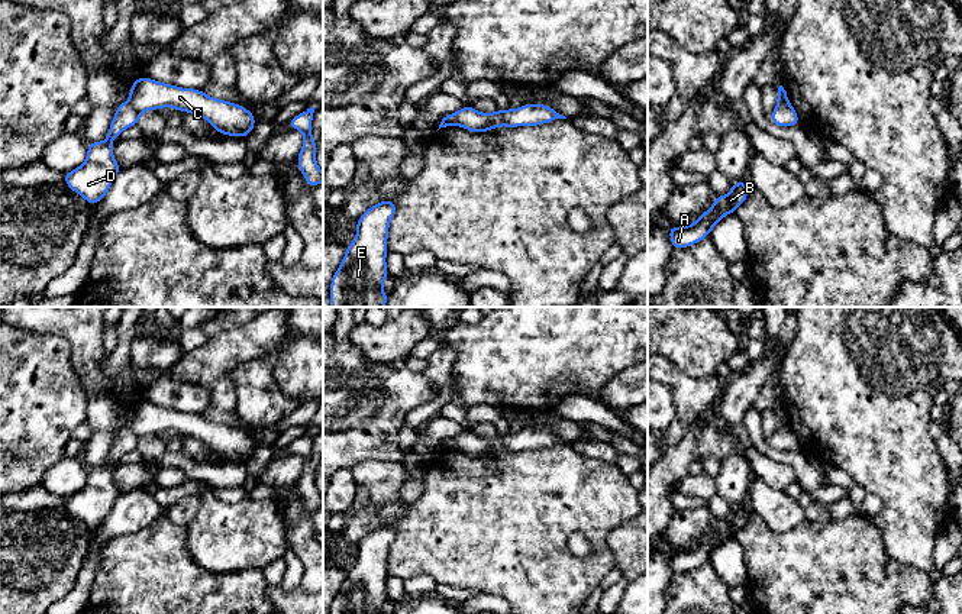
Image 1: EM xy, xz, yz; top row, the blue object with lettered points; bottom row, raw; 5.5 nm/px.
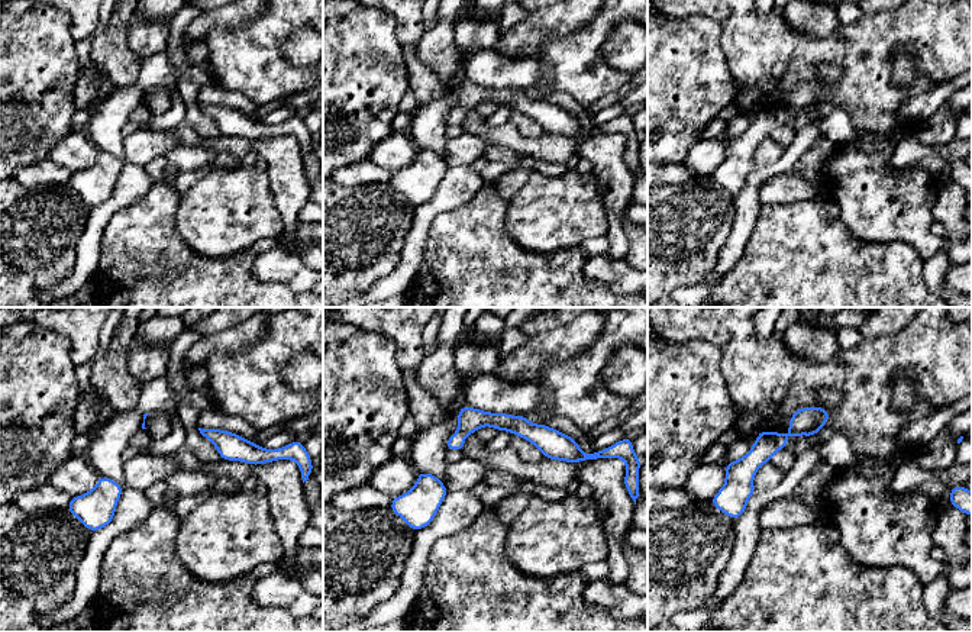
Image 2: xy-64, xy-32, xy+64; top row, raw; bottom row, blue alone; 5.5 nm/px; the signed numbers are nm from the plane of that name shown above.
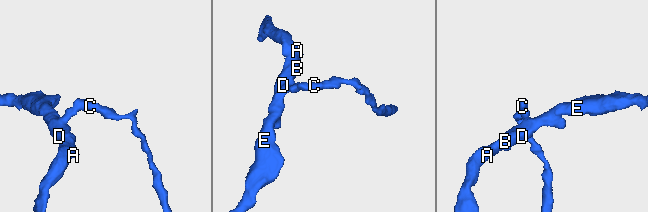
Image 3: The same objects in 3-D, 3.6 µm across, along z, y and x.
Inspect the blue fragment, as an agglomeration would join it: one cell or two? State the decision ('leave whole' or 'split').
split

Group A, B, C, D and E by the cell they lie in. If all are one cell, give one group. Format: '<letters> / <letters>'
A B D E / C

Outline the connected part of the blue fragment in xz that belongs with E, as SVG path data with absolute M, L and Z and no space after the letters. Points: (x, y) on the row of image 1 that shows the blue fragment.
M391 200L380 201L358 219L356 236L330 281L330 307L385 307L387 239L396 209Z

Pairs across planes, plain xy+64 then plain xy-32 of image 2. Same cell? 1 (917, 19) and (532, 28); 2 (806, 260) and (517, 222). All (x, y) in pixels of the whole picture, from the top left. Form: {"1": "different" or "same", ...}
{"1": "same", "2": "different"}

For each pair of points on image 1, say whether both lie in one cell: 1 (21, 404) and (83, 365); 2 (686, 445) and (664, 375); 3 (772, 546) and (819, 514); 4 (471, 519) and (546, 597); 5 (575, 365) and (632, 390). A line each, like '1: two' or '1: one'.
1: two
2: two
3: two
4: one
5: two

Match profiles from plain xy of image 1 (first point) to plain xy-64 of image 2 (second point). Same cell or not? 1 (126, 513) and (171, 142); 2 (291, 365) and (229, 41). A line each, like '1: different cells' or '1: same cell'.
1: different cells
2: different cells

